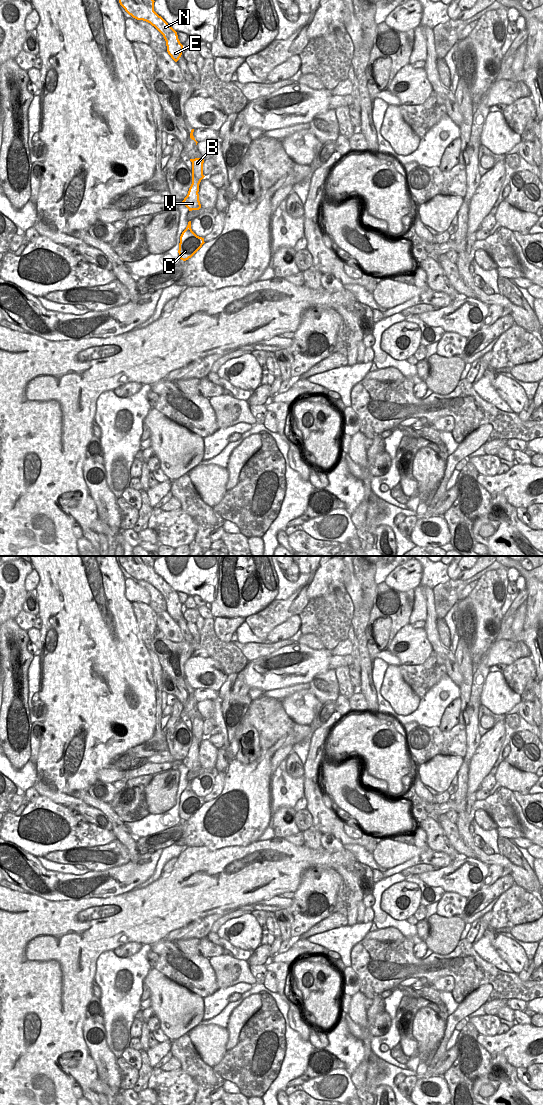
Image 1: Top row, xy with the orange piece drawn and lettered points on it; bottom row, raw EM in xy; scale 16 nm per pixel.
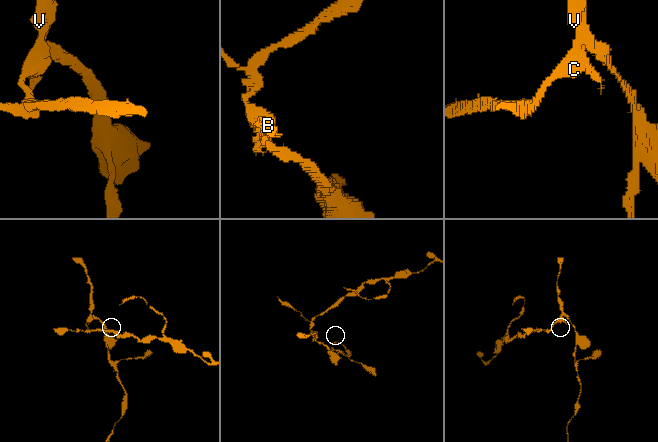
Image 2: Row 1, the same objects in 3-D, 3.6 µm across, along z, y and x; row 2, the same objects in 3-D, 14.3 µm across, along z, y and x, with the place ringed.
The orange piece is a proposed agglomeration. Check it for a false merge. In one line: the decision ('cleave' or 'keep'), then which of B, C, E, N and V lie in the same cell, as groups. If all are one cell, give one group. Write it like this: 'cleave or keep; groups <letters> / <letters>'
cleave; groups B / C E N V

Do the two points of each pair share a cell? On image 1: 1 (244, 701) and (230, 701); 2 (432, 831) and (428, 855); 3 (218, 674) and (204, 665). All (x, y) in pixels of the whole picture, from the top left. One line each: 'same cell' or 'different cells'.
1: same cell
2: different cells
3: same cell

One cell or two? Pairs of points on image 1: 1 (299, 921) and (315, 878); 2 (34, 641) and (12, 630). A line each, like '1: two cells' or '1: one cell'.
1: one cell
2: two cells

